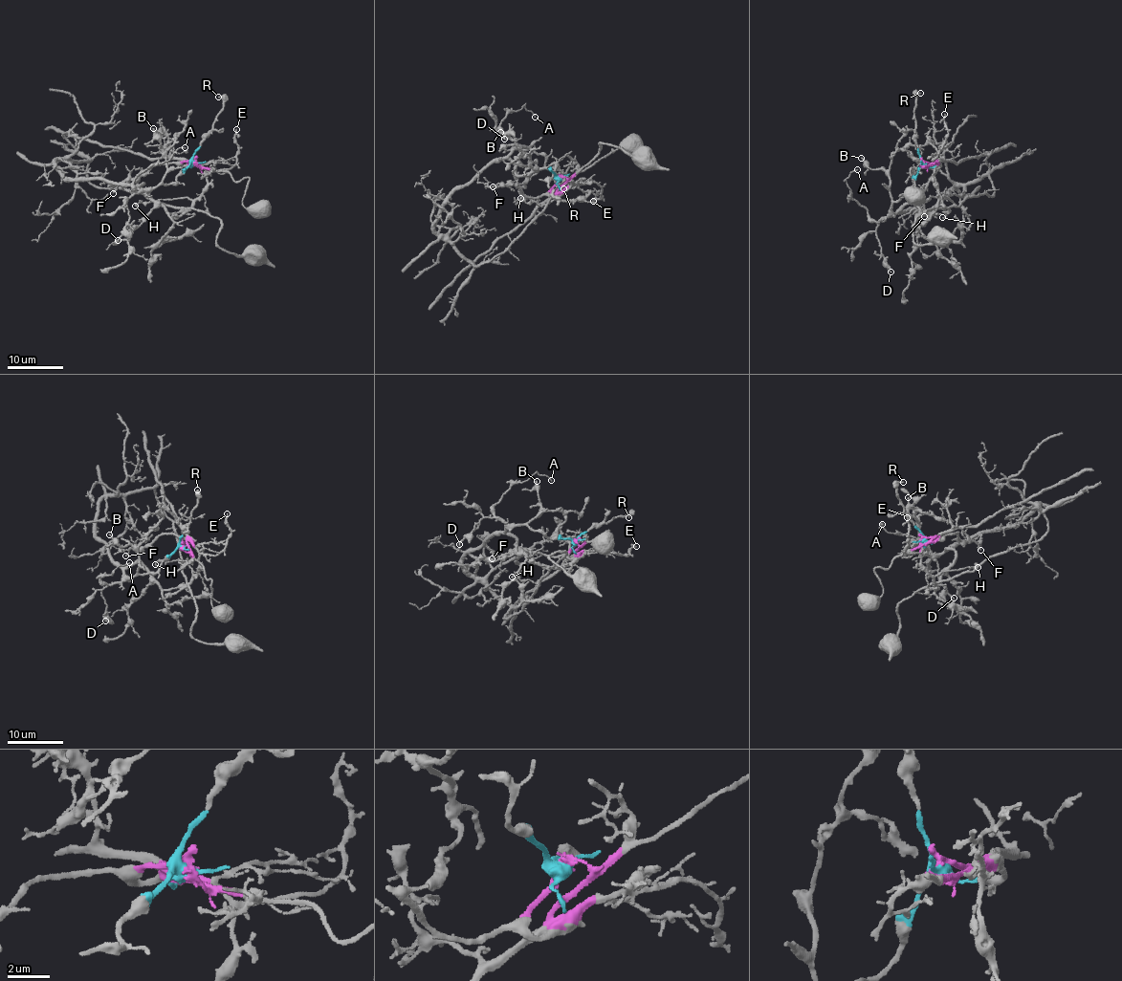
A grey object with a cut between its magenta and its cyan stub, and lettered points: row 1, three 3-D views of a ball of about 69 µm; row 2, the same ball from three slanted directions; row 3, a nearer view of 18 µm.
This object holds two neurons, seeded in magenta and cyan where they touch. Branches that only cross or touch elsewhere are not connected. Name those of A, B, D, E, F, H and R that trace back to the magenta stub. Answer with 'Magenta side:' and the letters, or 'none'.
Magenta side: E, F, H

